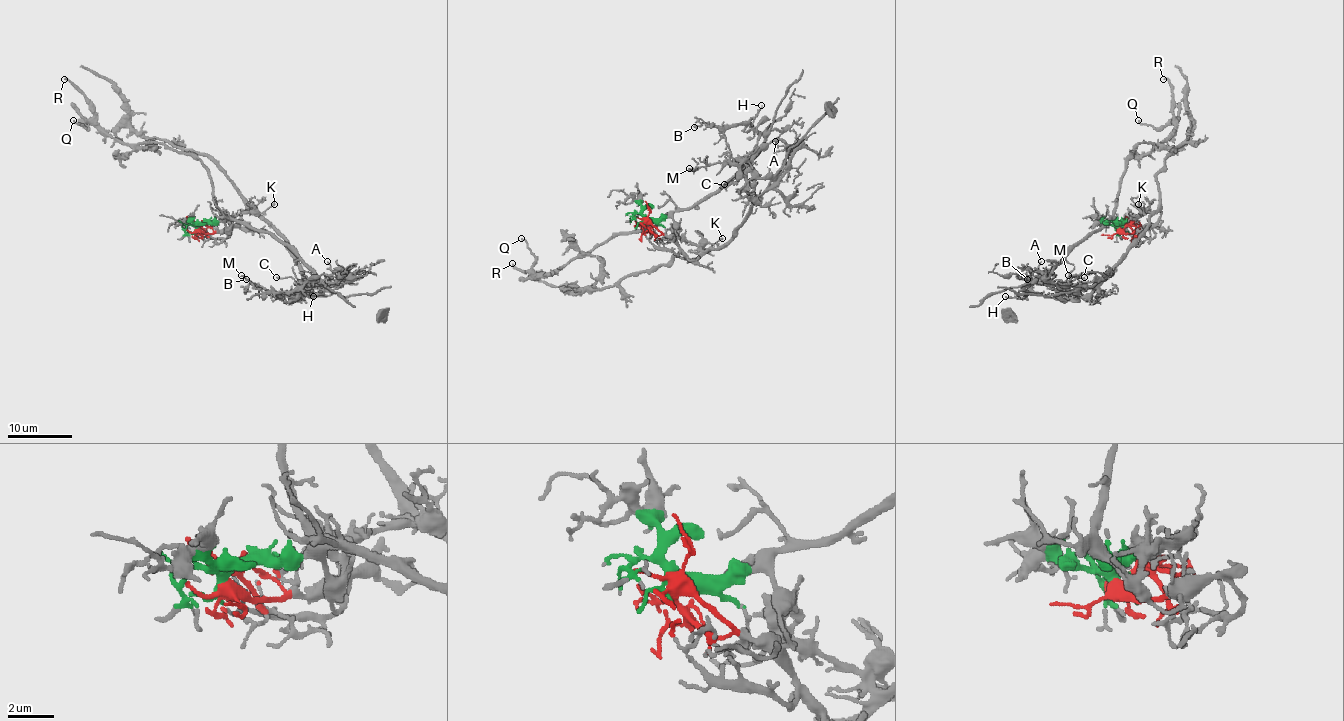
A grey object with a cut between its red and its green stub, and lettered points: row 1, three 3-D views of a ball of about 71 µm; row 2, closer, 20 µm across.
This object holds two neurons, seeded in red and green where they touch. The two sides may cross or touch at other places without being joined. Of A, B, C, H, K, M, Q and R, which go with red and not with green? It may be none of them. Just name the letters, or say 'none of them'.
K

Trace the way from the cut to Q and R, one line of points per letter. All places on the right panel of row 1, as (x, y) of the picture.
Q: (1120, 229), (1114, 211), (1133, 149), (1140, 142), (1159, 144), (1174, 128), (1172, 123), (1154, 128), (1138, 120)
R: (1120, 229), (1114, 219), (1118, 185), (1131, 151), (1138, 144), (1159, 144), (1174, 129), (1174, 95), (1164, 79)

